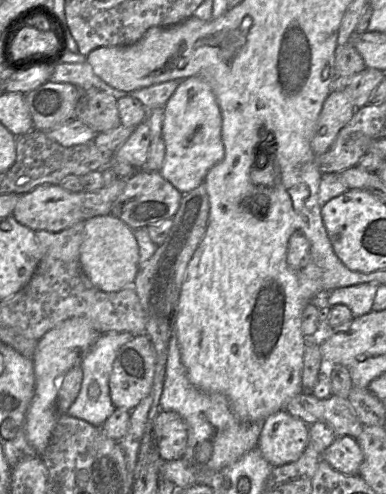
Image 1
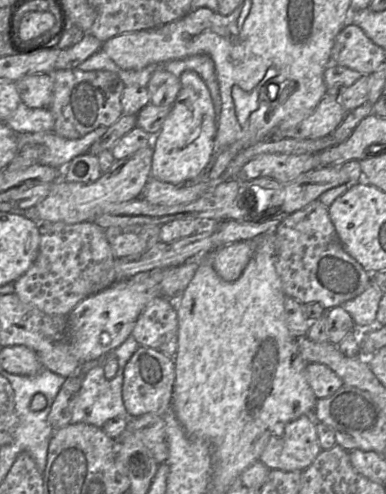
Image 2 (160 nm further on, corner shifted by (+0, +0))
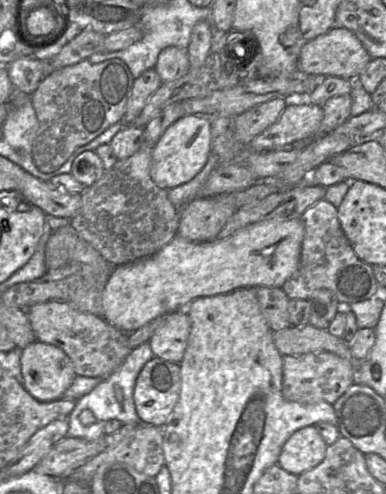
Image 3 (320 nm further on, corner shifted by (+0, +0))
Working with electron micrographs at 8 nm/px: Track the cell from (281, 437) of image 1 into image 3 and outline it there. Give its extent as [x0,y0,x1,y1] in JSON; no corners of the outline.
[277,426,327,476]

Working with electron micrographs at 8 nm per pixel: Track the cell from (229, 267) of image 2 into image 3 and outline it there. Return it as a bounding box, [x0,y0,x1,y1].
[102,217,304,333]

